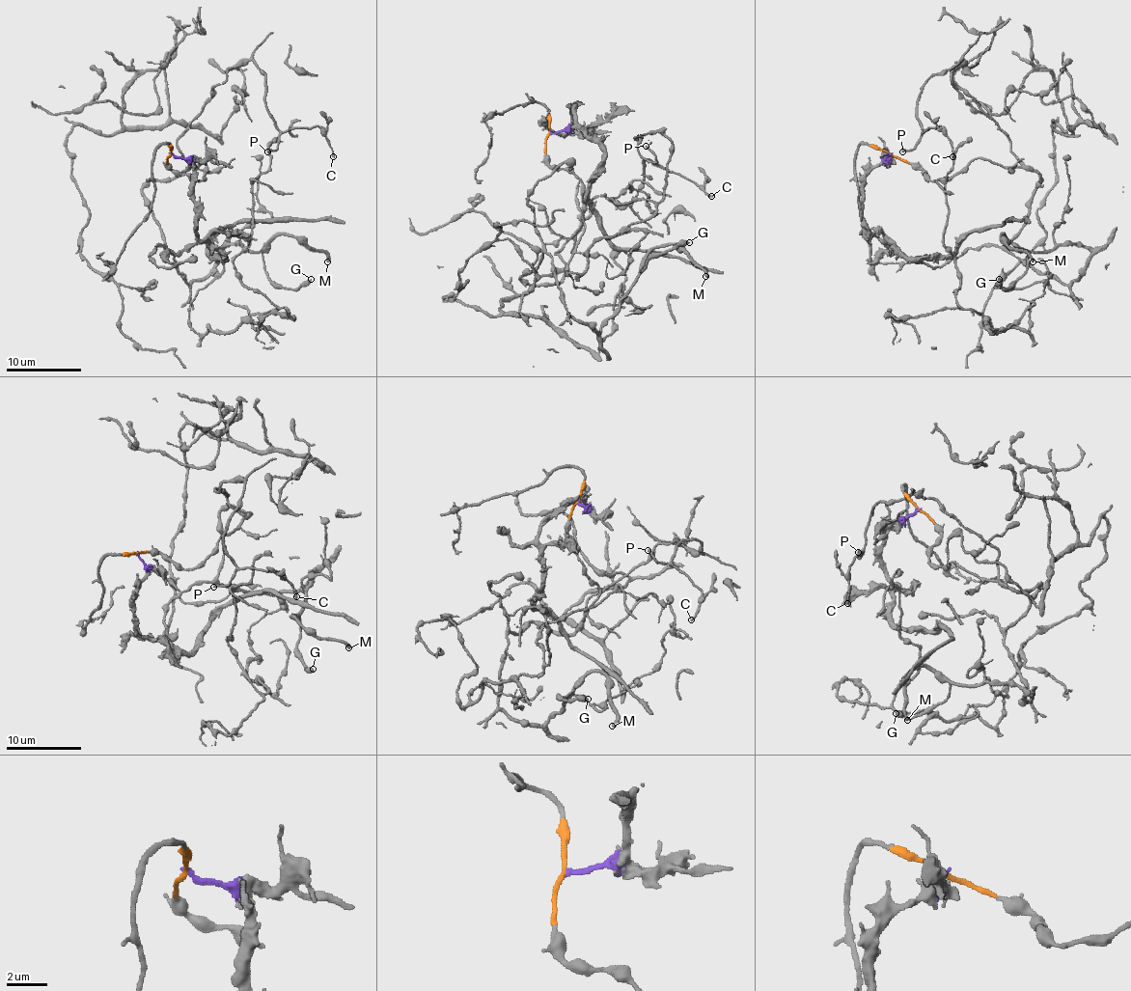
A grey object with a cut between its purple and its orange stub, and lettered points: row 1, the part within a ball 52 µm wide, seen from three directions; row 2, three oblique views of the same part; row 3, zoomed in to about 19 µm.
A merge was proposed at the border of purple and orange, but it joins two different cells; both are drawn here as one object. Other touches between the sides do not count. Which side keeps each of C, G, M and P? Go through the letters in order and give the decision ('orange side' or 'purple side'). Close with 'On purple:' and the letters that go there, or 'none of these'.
C: orange side
G: orange side
M: orange side
P: orange side
On purple: none of these

